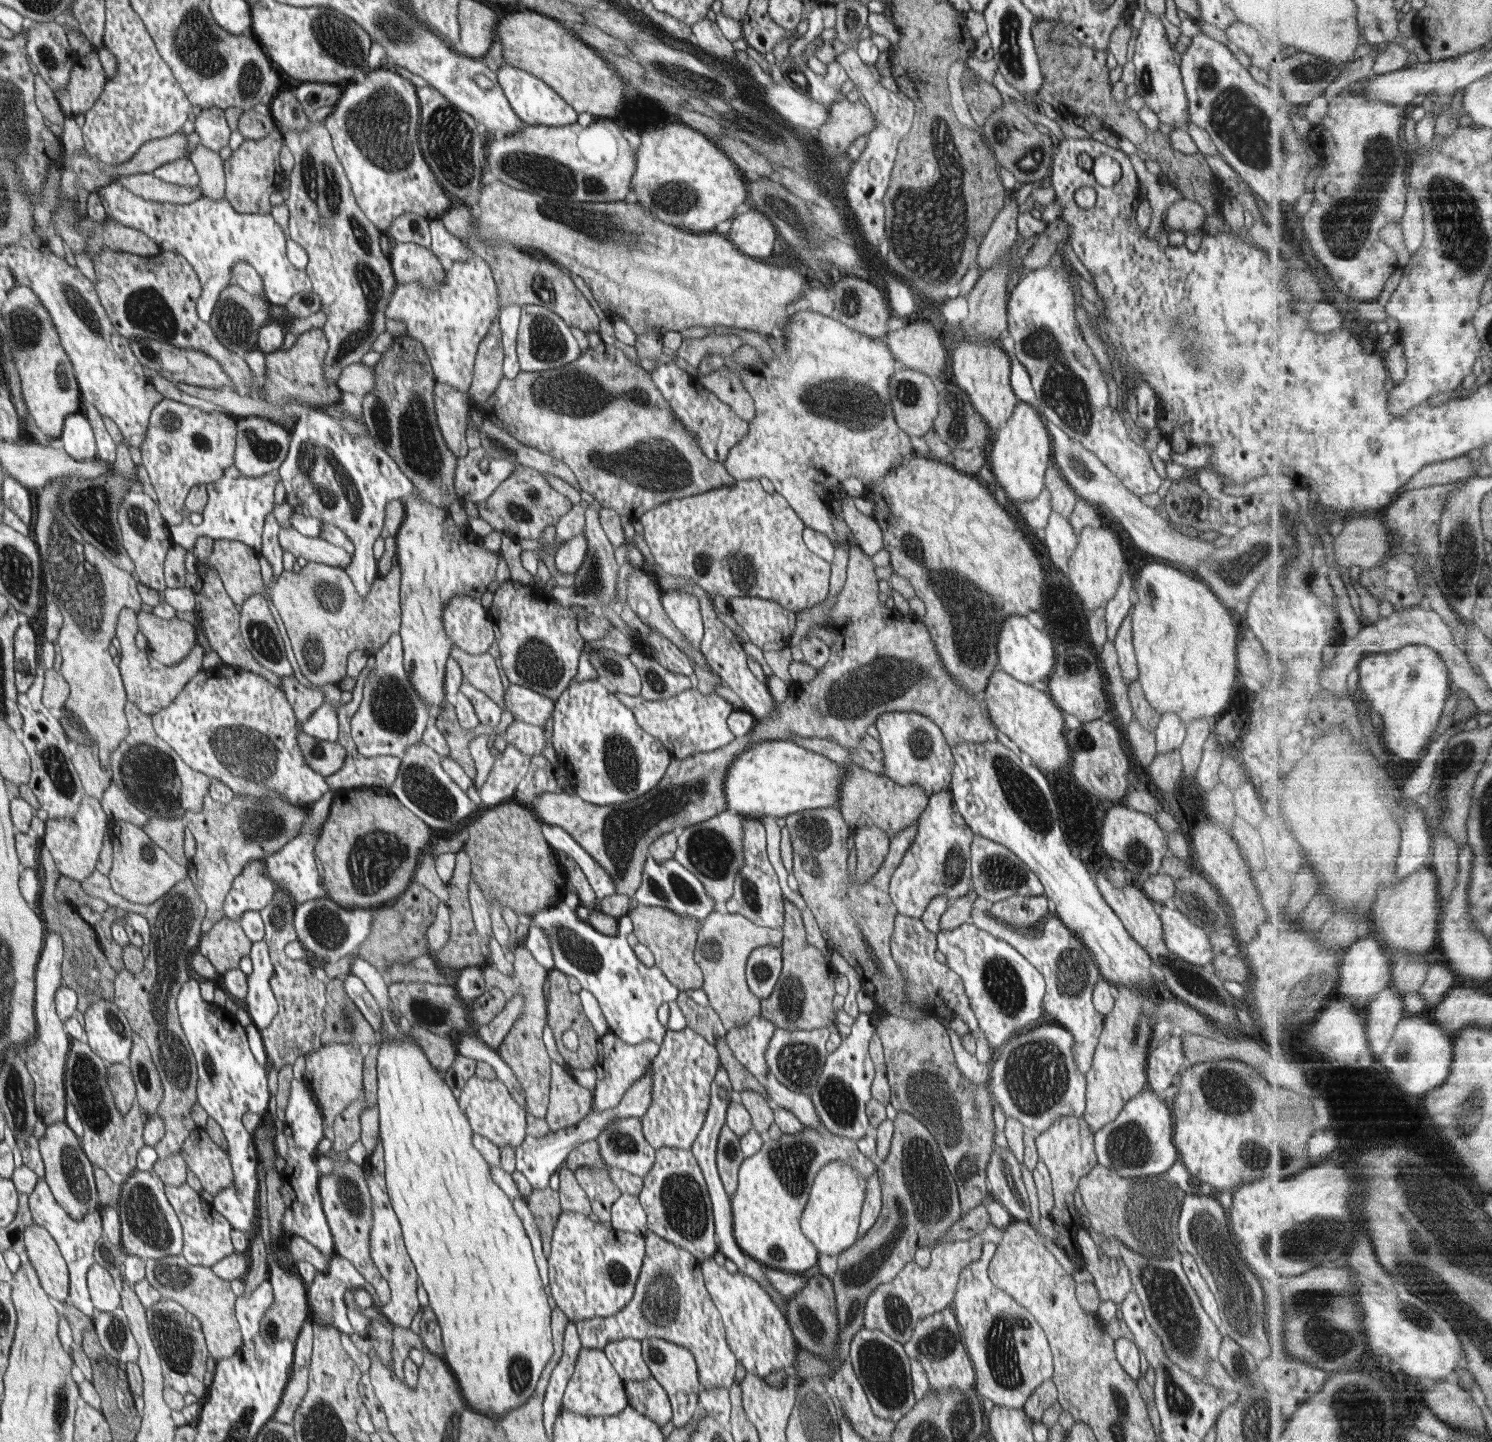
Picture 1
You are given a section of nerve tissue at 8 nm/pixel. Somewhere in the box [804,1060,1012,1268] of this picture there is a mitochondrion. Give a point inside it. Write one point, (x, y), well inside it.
(920, 1088)

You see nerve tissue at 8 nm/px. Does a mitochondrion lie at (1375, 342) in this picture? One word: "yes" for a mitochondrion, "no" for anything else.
no

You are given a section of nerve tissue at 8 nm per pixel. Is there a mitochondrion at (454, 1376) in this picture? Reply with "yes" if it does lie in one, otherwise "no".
no

